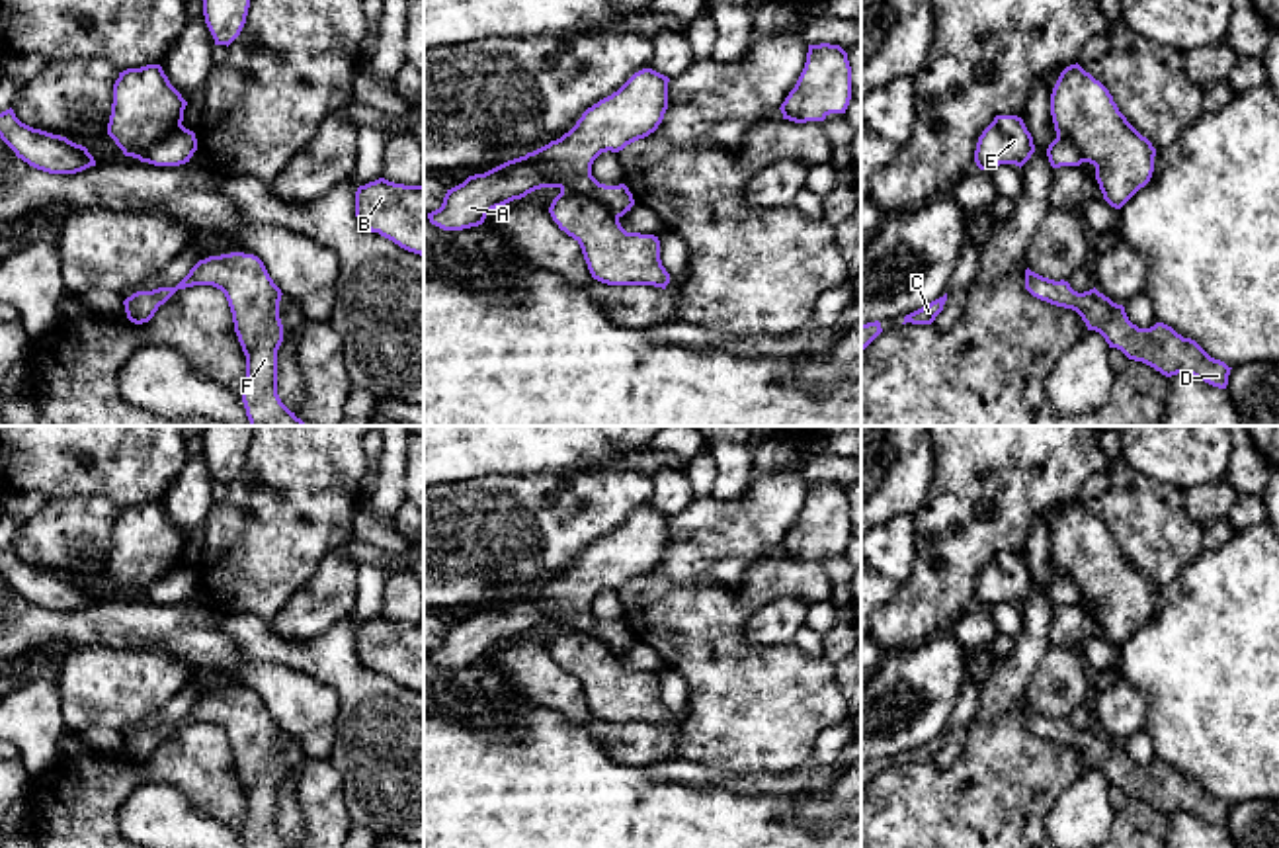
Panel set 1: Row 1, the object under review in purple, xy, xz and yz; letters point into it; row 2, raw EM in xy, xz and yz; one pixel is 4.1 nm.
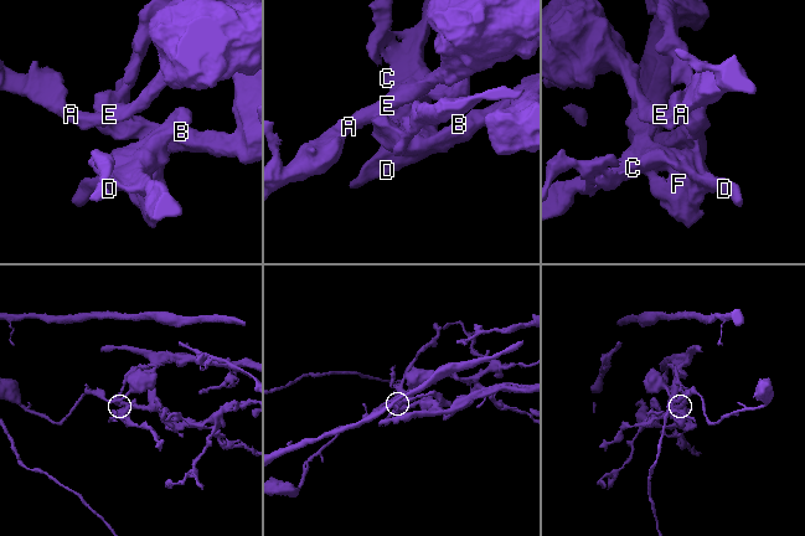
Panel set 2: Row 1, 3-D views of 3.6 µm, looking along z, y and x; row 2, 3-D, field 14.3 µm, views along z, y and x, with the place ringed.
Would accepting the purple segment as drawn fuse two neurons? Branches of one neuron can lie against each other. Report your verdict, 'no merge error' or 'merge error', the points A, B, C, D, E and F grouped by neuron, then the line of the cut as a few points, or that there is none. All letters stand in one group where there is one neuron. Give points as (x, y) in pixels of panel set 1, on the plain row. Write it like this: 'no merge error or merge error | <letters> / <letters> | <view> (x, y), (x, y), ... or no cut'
merge error | A E / B C D F | xz (561, 626), (584, 630), (618, 655)

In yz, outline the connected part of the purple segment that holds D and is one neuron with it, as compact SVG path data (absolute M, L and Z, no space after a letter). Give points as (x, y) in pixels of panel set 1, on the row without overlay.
M1027 705L1025 727L1041 739L1076 748L1088 768L1099 770L1109 785L1121 787L1129 797L1142 799L1166 815L1183 811L1218 827L1228 823L1232 805L1224 799L1211 795L1195 778L1183 776L1164 760L1138 766L1129 758L1123 742L1095 725L1078 731L1068 719L1049 717Z

